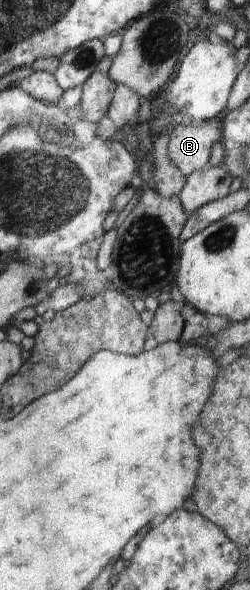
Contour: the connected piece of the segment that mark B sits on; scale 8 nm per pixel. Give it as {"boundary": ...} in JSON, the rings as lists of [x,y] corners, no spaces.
{"boundary":[[[217,118],[186,126],[171,125],[168,155],[185,176],[209,166],[211,146],[221,140],[221,122]]]}

